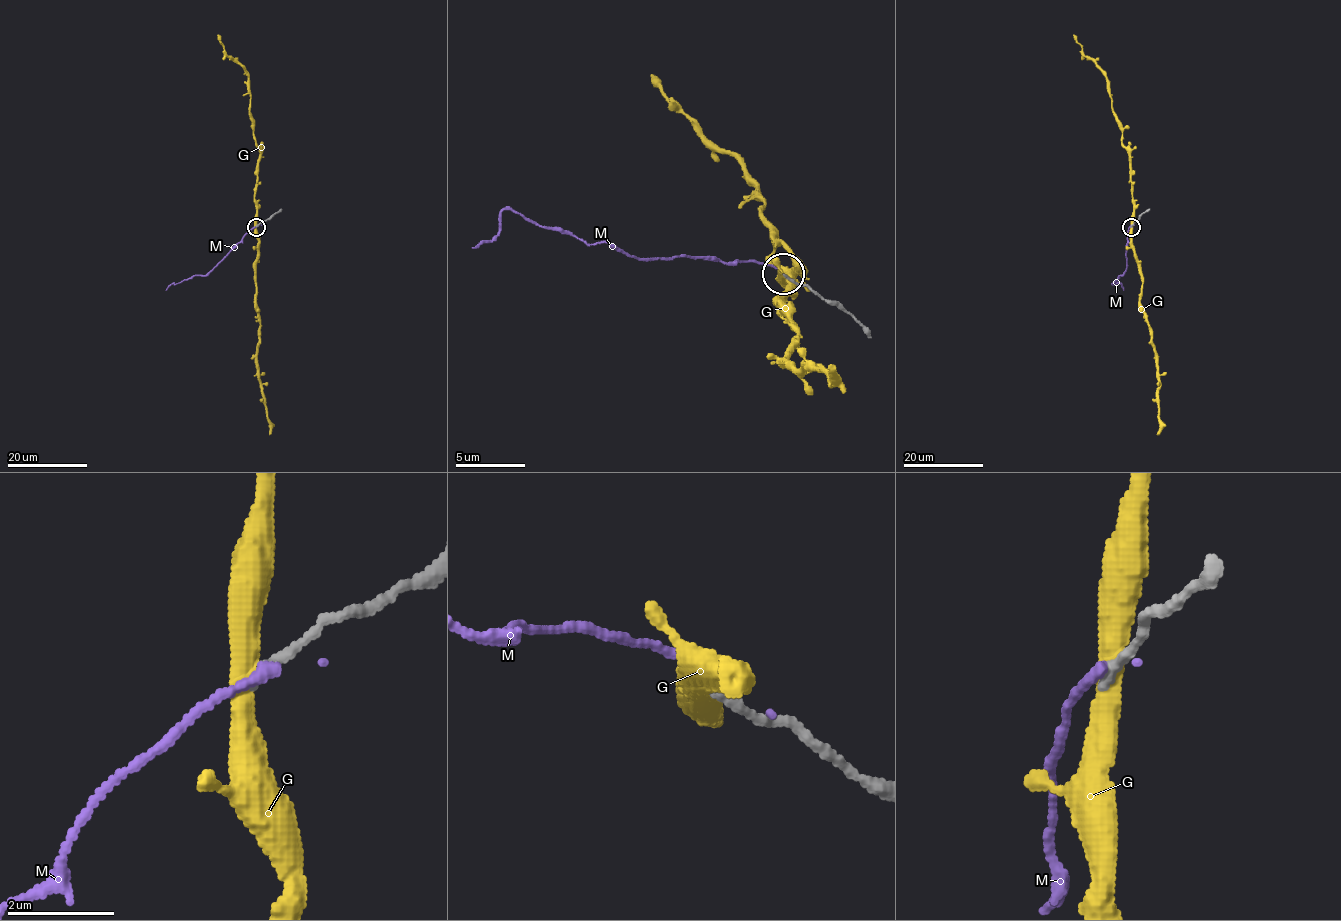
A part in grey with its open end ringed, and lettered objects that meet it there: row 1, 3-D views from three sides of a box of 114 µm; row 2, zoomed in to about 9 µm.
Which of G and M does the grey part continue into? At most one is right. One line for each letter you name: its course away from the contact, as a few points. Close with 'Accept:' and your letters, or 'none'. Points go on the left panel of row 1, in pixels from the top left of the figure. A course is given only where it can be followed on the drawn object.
Accept: none

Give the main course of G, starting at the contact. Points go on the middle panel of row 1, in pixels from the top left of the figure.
G: (784, 274), (784, 281), (777, 278), (798, 264), (774, 243), (760, 212), (760, 188), (673, 105), (652, 73)

